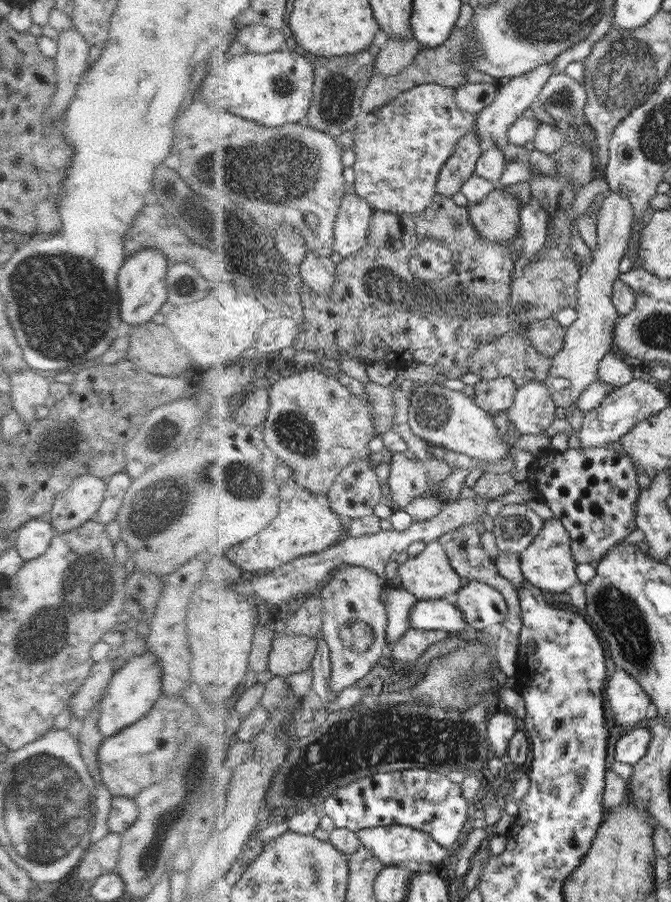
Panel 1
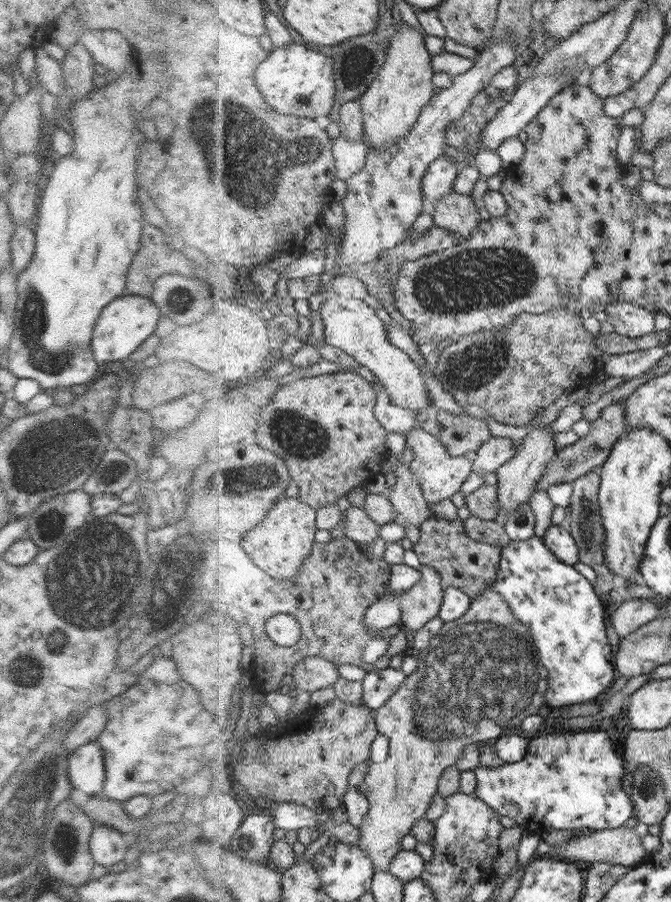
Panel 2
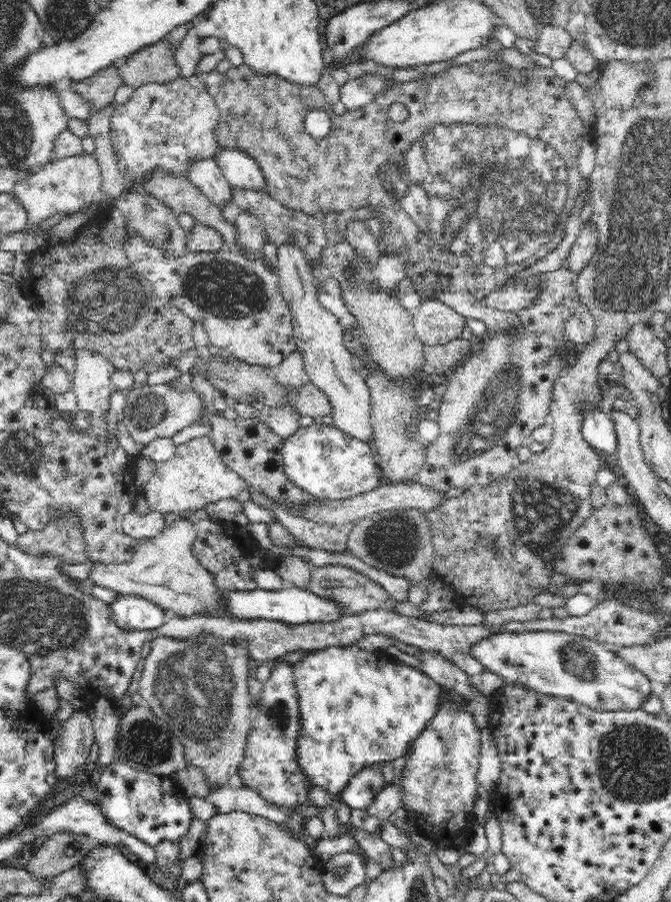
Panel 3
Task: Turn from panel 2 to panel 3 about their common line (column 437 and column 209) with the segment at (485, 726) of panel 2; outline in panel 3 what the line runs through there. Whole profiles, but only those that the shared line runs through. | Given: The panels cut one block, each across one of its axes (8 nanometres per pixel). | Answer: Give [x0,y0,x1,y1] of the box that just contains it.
[138,634,254,794]

